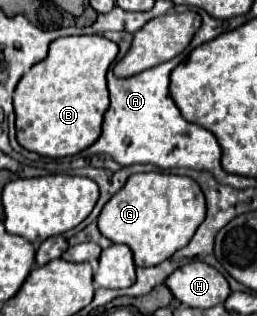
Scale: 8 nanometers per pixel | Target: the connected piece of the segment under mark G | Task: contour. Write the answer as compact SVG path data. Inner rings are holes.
M136 173L98 215L98 229L112 243L130 247L138 267L152 267L188 245L200 221L206 217L206 203L196 181L170 173Z

